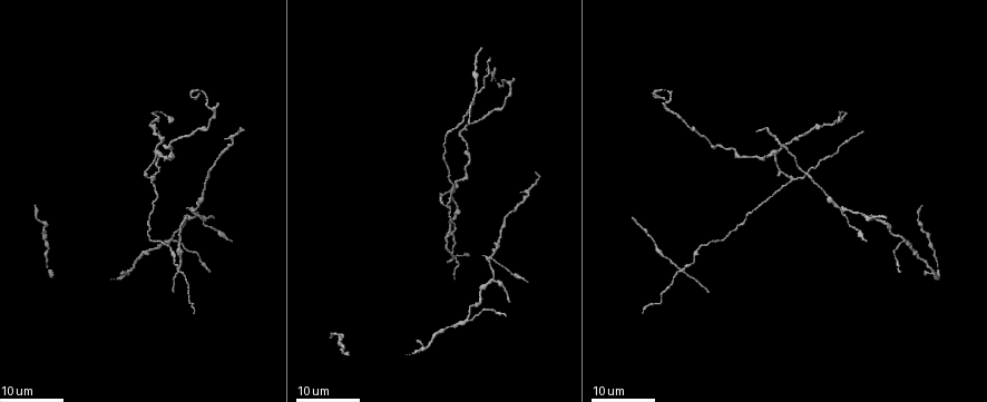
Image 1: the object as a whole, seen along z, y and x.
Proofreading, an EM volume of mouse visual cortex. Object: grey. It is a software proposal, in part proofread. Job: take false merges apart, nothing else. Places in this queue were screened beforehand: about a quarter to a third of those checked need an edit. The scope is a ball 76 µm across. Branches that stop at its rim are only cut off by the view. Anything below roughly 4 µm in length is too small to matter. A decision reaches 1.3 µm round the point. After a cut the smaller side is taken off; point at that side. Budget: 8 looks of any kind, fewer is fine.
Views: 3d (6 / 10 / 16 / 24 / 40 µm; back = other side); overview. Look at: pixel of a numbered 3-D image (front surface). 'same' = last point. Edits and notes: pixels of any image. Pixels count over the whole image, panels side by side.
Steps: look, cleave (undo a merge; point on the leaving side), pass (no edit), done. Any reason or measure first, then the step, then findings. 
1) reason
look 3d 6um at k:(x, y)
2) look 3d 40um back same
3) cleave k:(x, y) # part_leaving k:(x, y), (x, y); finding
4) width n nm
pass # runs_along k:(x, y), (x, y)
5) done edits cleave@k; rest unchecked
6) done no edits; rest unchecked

three arms meet
look 3d 24um at 1:(777, 149)

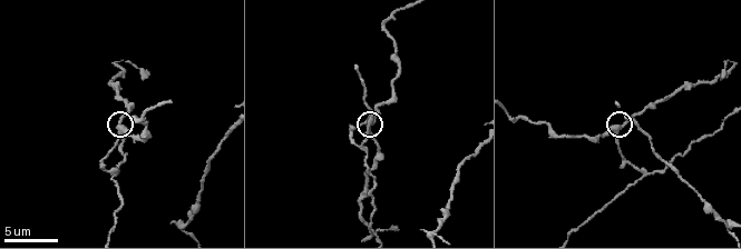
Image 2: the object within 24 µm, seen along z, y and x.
look 3d 10um at 2:(620, 127)

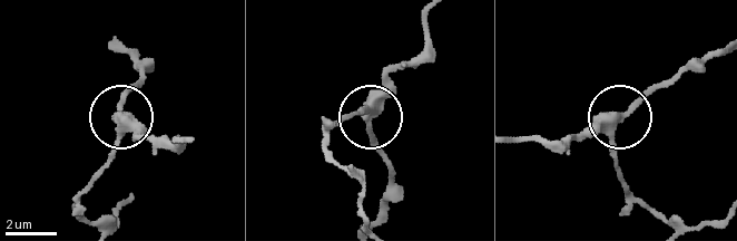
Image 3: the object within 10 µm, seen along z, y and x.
side_arm 19 um; arms 3
pass # all the same cell

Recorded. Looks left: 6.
three arms meet
look 3d 10um at 2:(112, 172)

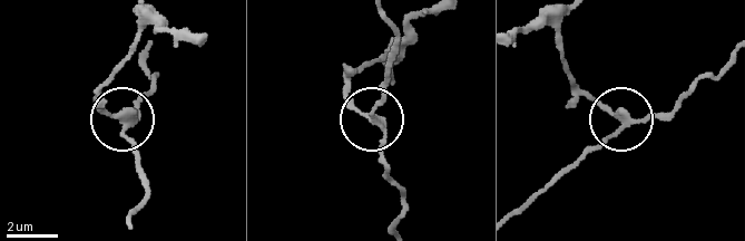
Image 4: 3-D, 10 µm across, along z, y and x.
look 3d 6um at 4:(121, 117)

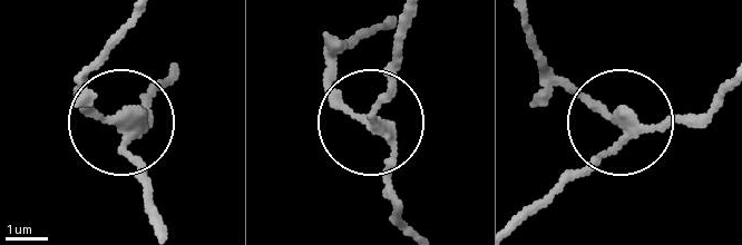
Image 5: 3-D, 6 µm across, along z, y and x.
arms 3
cleave 5:(389, 196) # part_leaving 5:(382, 131), (376, 104), (400, 18); a second cell is stuck on

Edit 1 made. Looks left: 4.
look overview

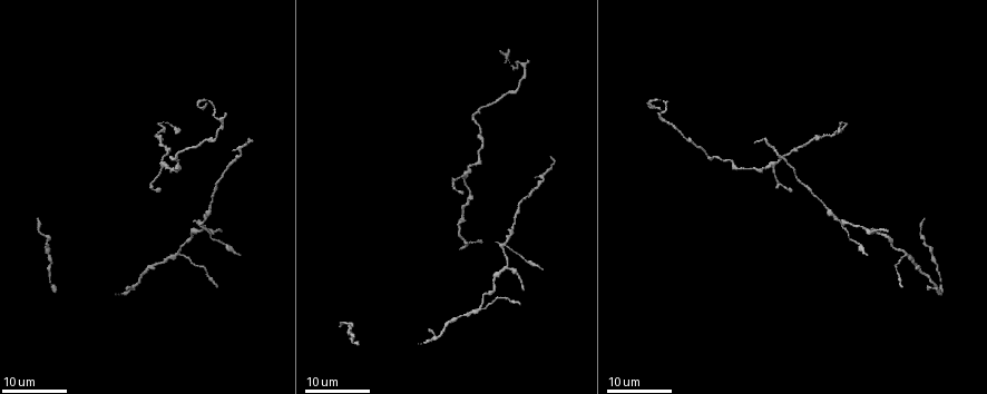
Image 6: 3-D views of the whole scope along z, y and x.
four-way junction
look 3d 16um at 6:(201, 222)

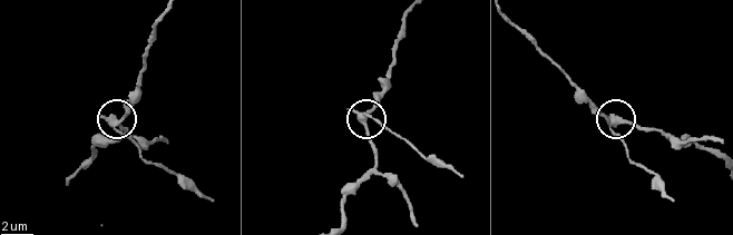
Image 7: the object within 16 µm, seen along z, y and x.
look 3d 6um at 7:(115, 124)

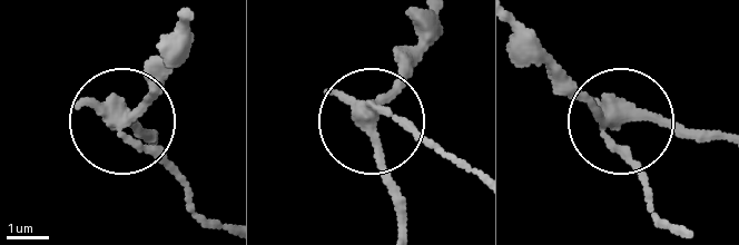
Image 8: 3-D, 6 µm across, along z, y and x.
width 290 nm
cleave 8:(156, 152) # part_leaving 8:(114, 123), (196, 207), (227, 225); two cells meet here

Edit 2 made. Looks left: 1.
calibre changes
look 3d 10um at 2:(661, 101)

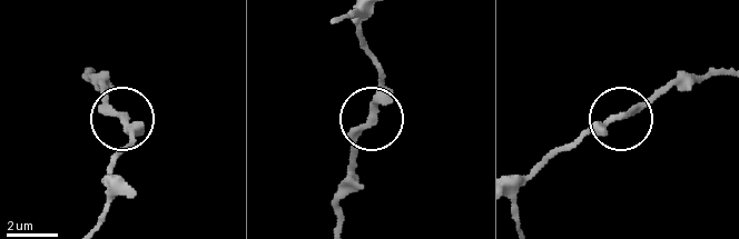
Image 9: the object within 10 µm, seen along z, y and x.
pass # one cell here

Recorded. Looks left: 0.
done edits cleave@5, cleave@8; rest unchecked

